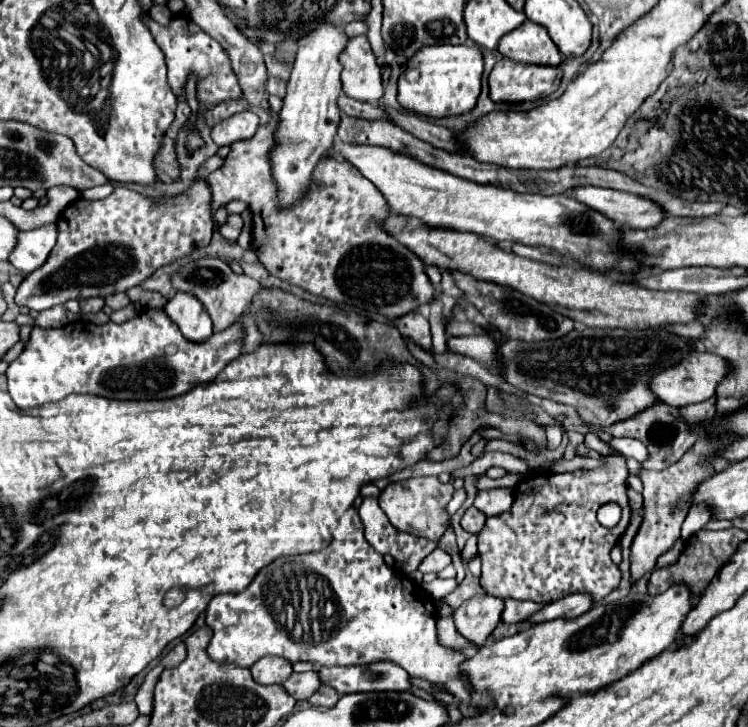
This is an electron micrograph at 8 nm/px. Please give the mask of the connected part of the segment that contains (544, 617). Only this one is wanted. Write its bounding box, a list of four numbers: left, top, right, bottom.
[528,593,592,625]

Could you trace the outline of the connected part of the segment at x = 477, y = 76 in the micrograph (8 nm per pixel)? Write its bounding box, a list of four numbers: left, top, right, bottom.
[398,45,482,117]

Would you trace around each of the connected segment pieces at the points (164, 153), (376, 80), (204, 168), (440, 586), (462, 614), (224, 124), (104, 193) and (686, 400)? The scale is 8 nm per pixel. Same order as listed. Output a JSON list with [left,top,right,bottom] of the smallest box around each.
[[154,137,180,185],[340,35,384,103],[199,155,224,177],[422,579,456,601],[454,595,504,645],[212,111,258,145],[81,181,115,200],[650,353,730,407]]

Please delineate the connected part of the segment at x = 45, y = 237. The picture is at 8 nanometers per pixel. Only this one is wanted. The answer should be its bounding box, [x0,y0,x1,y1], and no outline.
[8,223,58,273]

